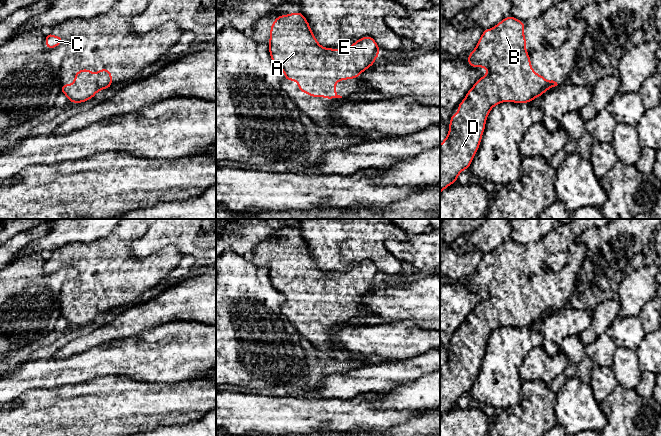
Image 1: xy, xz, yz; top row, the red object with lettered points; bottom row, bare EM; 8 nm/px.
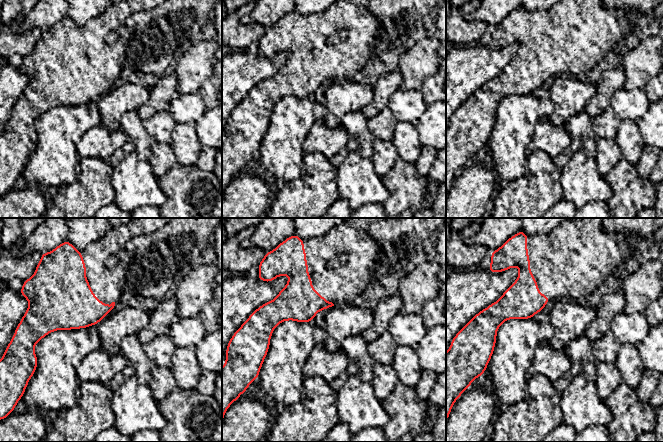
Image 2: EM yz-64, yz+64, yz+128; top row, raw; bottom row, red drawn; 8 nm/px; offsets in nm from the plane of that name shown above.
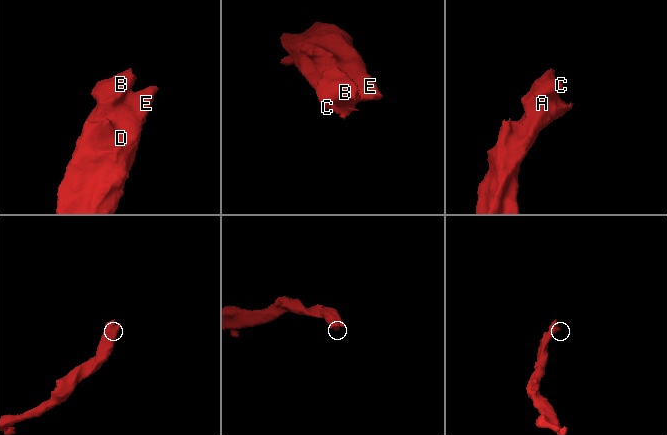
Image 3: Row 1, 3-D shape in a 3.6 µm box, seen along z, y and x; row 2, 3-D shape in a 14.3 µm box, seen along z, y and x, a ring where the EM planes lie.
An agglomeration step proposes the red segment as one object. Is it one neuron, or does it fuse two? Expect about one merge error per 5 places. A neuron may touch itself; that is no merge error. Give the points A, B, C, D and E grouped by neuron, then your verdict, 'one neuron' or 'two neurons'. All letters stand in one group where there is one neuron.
A B C D E | one neuron

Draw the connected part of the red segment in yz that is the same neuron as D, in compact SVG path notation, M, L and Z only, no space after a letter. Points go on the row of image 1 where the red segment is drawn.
M510 15L493 28L484 29L476 47L467 57L471 67L484 67L488 73L475 82L458 104L458 112L451 115L448 135L440 144L440 194L457 182L463 170L469 169L480 146L488 114L494 106L502 102L530 103L558 85L534 72L526 51L524 29L524 22Z

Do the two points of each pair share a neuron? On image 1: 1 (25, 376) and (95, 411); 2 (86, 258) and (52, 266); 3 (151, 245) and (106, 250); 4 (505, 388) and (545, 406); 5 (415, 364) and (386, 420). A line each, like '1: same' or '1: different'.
1: different
2: same
3: different
4: different
5: different

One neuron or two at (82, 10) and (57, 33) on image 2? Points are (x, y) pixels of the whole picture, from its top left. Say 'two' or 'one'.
two

